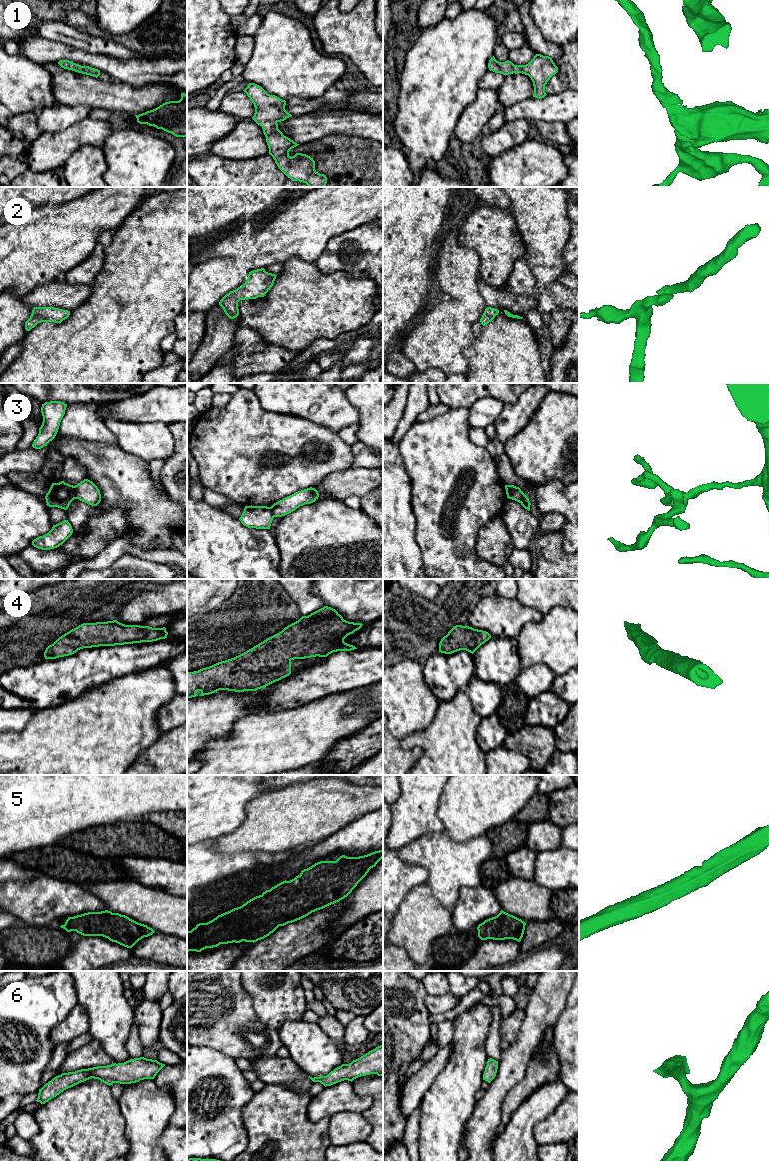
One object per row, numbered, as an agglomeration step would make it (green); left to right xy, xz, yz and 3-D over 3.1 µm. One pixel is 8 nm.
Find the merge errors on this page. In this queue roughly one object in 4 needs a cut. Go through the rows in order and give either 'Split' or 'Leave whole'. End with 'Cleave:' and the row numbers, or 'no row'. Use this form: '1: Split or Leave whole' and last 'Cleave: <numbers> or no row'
1: Leave whole
2: Leave whole
3: Split
4: Leave whole
5: Leave whole
6: Leave whole
Cleave: 3

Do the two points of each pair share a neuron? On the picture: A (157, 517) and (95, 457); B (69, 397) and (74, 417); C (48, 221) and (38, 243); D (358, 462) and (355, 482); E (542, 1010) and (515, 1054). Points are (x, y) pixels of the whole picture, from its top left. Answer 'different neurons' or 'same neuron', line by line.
A: same neuron
B: different neurons
C: same neuron
D: different neurons
E: same neuron

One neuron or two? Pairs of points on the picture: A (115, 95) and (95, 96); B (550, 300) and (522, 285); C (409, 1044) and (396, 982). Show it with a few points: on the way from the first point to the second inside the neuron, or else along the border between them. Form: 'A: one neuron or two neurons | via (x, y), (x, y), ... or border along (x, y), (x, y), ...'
A: one neuron | via (110, 95), (100, 95)
B: one neuron | via (543, 296), (529, 285)
C: one neuron | via (409, 1027), (422, 1012), (412, 992)

